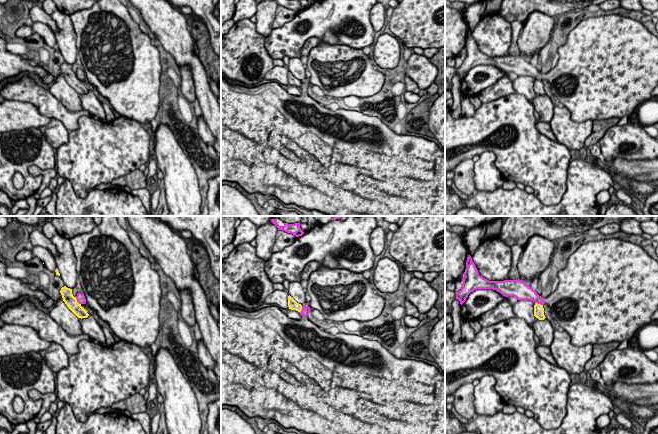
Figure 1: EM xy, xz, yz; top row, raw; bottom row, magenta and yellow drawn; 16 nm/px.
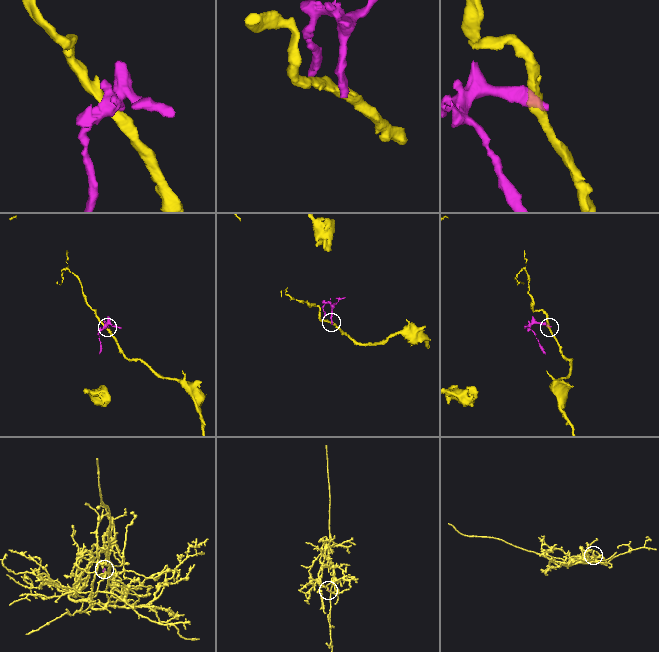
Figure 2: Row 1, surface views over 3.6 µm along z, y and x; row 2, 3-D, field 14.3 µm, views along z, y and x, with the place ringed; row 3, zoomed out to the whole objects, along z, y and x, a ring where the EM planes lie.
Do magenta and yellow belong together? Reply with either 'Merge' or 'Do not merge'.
Do not merge

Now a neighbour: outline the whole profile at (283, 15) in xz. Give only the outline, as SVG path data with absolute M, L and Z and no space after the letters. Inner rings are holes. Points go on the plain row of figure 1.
M278 6L275 14L275 19L272 23L273 29L282 27L285 23L291 21L297 13L283 6Z

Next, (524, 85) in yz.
M518 76L513 82L512 82L513 88L516 91L516 93L524 95L527 100L533 104L533 100L536 96L536 93L534 92L534 82L533 77L531 76Z

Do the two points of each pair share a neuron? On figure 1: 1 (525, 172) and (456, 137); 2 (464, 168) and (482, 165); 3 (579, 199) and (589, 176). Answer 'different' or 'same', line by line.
1: same
2: different
3: same

